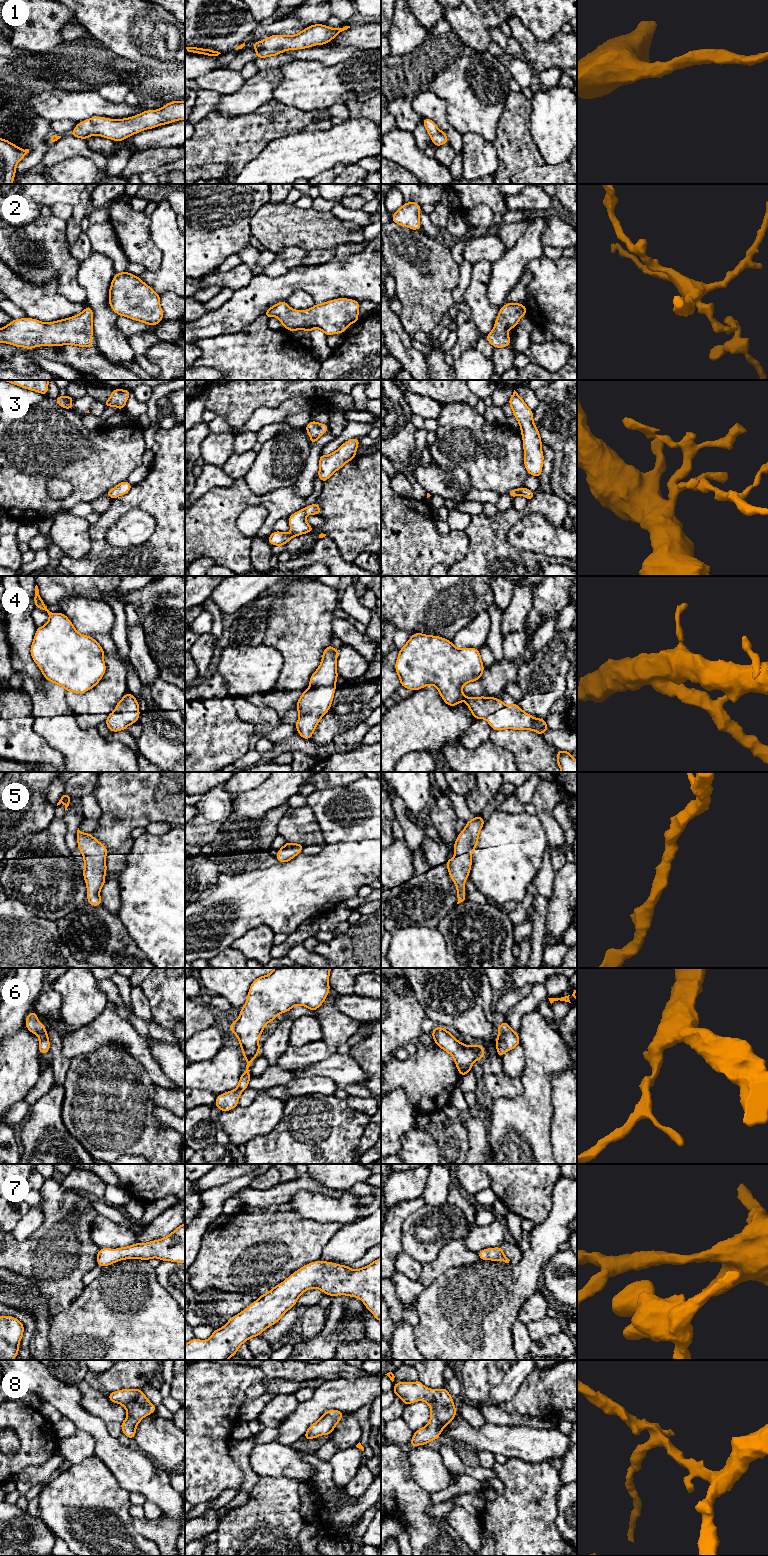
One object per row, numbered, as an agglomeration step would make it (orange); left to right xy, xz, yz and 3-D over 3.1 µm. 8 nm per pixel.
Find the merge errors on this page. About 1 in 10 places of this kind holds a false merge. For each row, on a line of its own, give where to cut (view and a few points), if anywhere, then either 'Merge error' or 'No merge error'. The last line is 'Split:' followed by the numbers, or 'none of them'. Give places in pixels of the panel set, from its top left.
1: No split. No merge error
2: No split. No merge error
3: No split. No merge error
4: No split. No merge error
5: No split. No merge error
6: No split. No merge error
7: No split. No merge error
8: No split. No merge error
Split: none of them

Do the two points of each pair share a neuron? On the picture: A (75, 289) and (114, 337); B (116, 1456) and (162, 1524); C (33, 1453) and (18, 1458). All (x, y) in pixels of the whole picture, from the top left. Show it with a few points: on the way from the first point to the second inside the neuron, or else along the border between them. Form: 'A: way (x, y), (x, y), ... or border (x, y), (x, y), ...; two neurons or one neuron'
A: border (76, 278), (85, 293), (85, 300); two neurons
B: border (162, 1515), (174, 1521); two neurons
C: way (29, 1455), (22, 1458); one neuron

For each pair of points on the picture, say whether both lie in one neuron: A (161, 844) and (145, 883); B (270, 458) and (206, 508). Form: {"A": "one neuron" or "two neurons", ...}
{"A": "one neuron", "B": "two neurons"}

